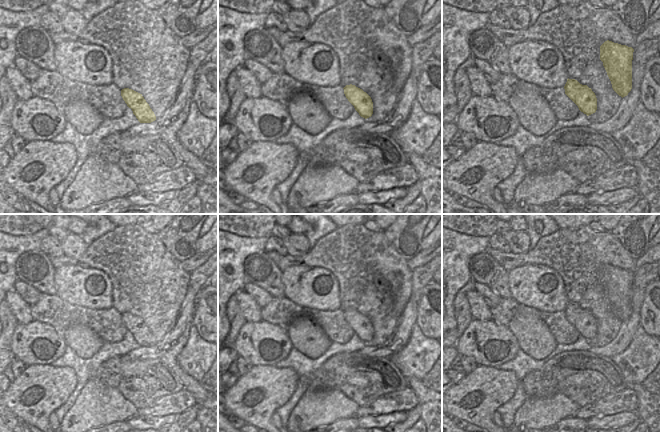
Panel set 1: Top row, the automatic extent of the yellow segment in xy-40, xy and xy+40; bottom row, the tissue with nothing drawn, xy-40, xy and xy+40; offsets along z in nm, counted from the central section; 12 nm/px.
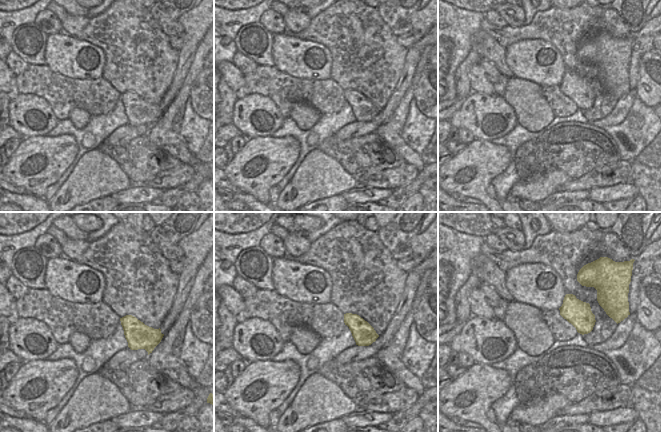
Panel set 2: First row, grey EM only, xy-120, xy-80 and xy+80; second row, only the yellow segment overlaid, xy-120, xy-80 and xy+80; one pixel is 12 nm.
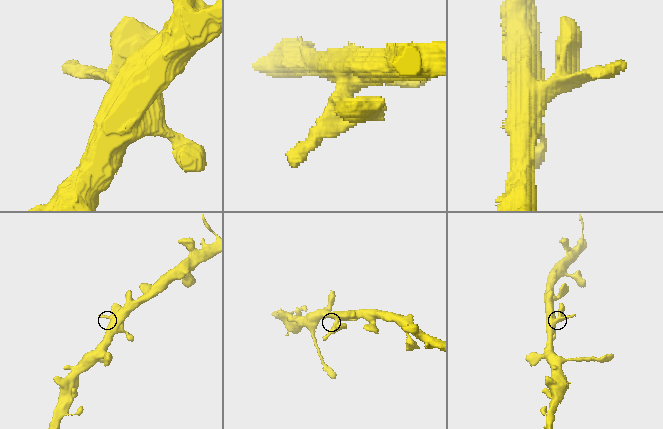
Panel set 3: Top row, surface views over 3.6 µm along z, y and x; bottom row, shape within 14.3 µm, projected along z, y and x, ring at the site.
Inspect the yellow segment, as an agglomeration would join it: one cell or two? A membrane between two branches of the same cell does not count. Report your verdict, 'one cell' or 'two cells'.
one cell

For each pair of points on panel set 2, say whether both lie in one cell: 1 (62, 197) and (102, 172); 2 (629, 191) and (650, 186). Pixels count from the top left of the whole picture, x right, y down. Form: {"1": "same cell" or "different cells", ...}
{"1": "same cell", "2": "different cells"}

